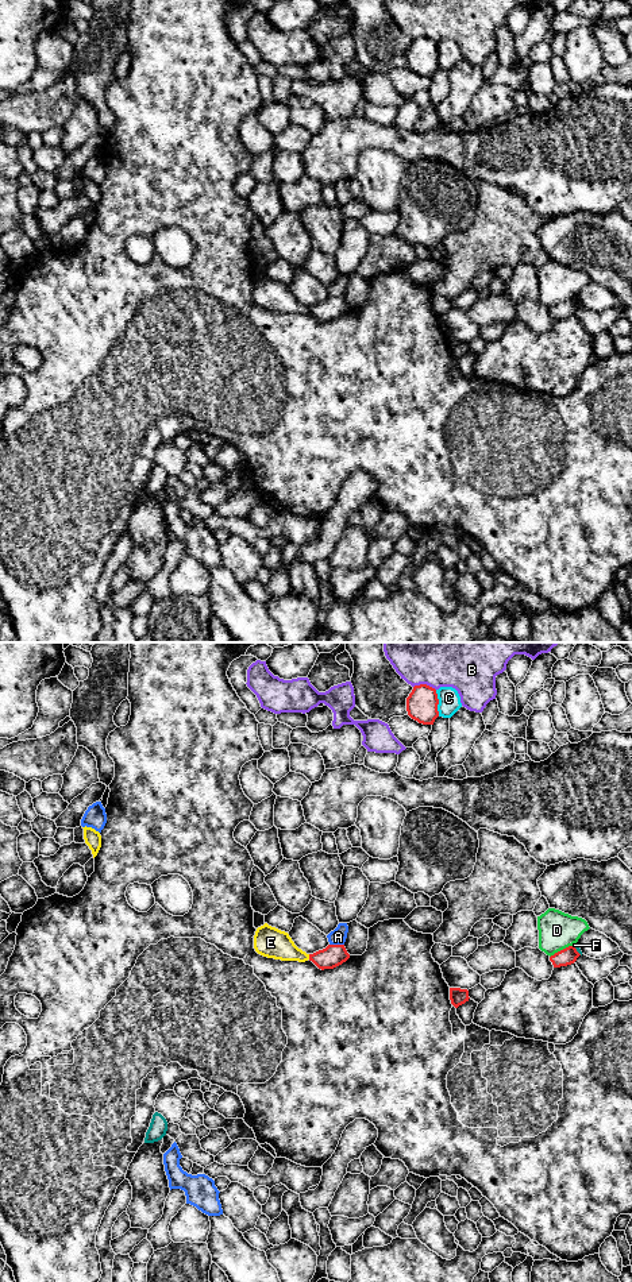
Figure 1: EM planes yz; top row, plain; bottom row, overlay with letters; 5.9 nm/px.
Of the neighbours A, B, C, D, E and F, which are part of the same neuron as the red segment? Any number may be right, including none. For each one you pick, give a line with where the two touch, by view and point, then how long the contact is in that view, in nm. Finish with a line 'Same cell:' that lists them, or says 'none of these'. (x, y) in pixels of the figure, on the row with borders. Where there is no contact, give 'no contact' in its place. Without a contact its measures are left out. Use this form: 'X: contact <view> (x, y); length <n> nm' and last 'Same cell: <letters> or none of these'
Same cell: none of these

